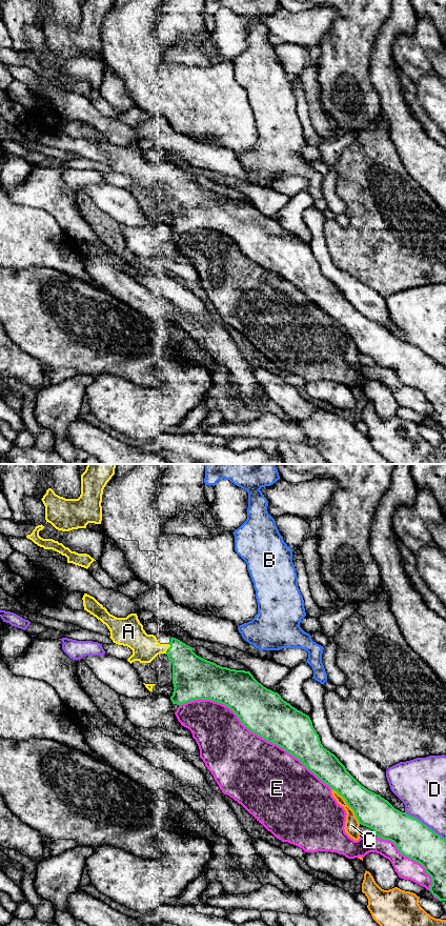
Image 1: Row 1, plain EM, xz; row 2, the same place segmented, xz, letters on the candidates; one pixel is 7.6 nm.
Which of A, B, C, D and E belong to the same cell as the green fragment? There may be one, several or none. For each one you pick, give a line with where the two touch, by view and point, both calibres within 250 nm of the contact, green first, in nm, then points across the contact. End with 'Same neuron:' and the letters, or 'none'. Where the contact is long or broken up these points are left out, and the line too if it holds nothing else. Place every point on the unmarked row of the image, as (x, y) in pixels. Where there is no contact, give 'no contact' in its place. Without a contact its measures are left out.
A: xz (170, 175) | 280/220 nm
Same neuron: A

